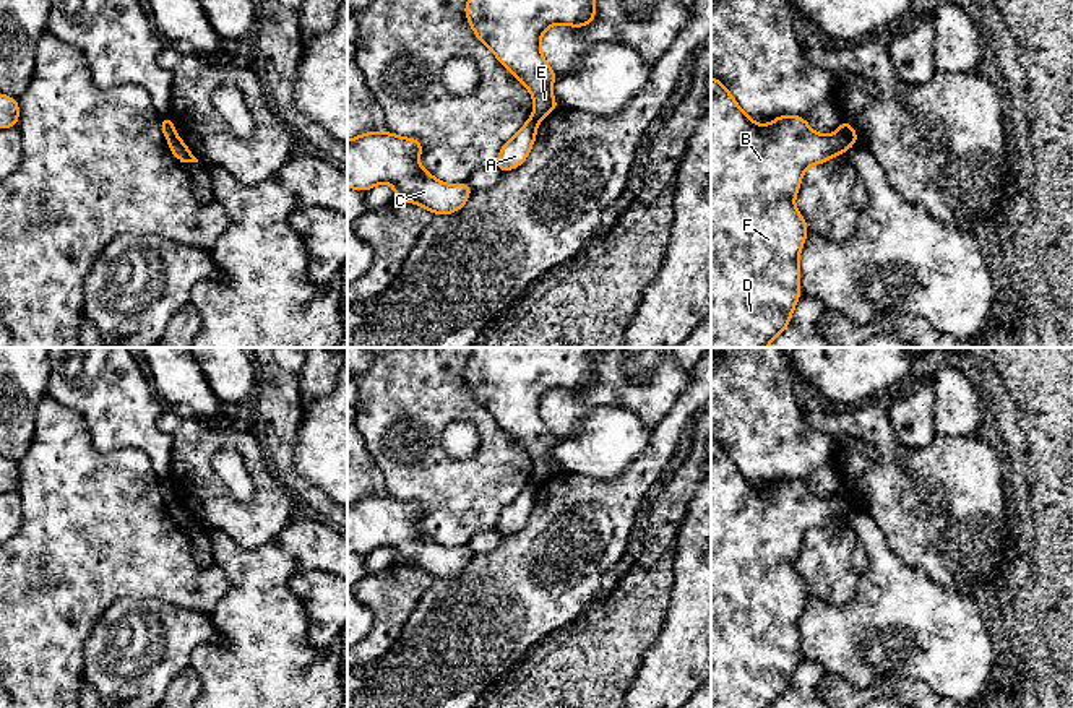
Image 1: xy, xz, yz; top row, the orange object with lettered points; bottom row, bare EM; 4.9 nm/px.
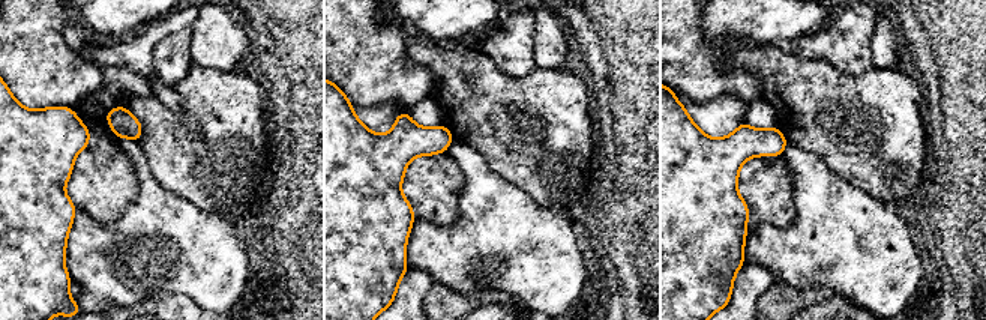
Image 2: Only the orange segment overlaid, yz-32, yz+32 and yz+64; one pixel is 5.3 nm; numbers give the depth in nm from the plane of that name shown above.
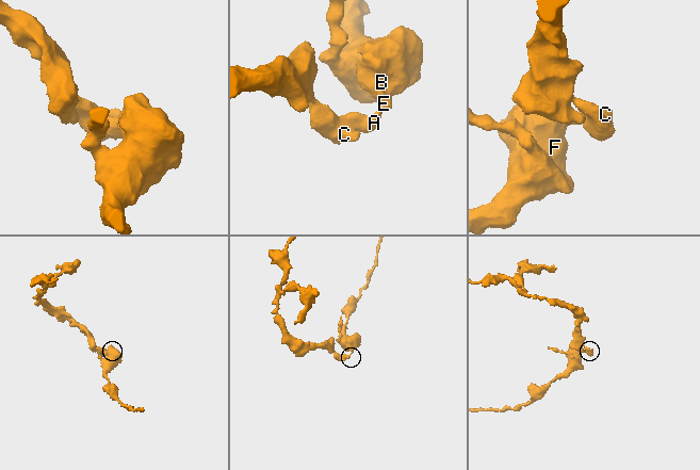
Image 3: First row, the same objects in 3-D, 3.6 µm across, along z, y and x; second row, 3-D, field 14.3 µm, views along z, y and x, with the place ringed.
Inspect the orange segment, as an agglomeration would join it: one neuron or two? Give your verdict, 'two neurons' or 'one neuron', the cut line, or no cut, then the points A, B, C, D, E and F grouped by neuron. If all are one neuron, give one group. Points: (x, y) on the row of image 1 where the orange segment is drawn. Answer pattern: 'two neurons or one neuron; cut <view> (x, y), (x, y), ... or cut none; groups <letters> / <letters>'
two neurons; cut yz (838, 130), (851, 143); groups A C / B D E F

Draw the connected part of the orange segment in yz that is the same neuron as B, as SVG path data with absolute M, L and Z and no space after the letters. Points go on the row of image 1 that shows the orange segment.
M711 76L711 348L768 348L789 326L802 296L799 255L808 232L794 198L808 166L849 146L839 132L815 133L800 115L756 125Z

